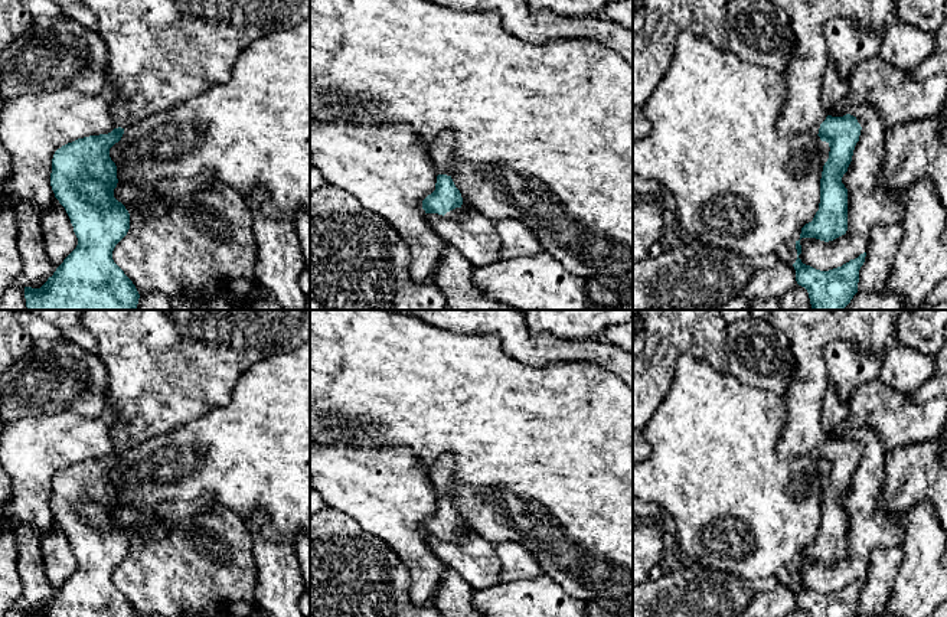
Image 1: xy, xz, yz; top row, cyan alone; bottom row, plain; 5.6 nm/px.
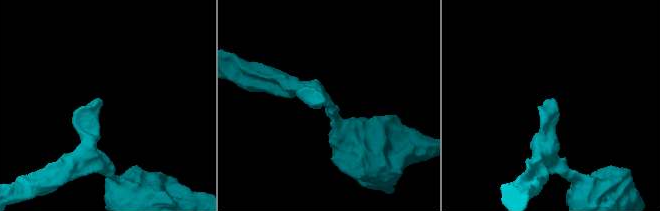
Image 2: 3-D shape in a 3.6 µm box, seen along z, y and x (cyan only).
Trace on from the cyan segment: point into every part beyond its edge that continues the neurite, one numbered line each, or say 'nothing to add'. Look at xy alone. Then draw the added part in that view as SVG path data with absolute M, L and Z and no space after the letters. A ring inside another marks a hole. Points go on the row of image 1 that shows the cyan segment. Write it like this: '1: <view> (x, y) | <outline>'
1: xy (162, 52) | M84 0L97 16L99 35L108 46L110 78L115 92L110 97L114 127L134 123L187 101L212 85L225 84L238 56L257 39L291 27L310 14L310 0Z

